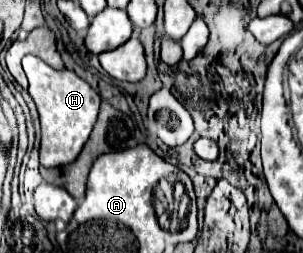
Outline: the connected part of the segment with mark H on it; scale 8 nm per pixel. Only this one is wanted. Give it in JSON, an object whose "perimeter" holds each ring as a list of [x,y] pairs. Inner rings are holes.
{"perimeter":[[[35,55],[23,59],[23,69],[29,79],[29,95],[39,109],[41,119],[41,165],[43,167],[63,167],[77,159],[89,133],[97,121],[101,97],[99,93],[73,71],[55,71],[45,65]]]}

